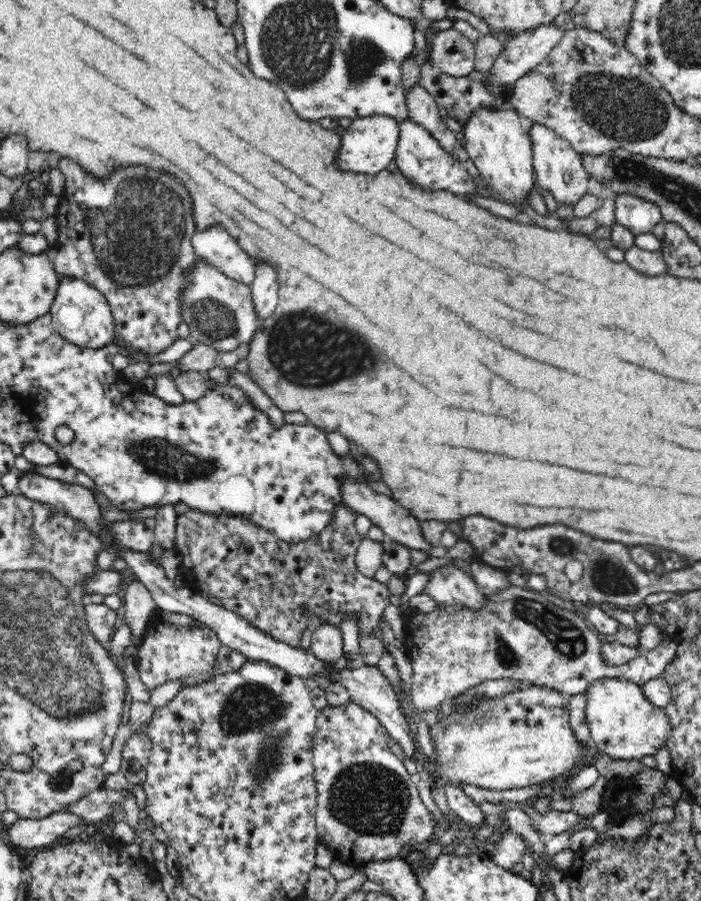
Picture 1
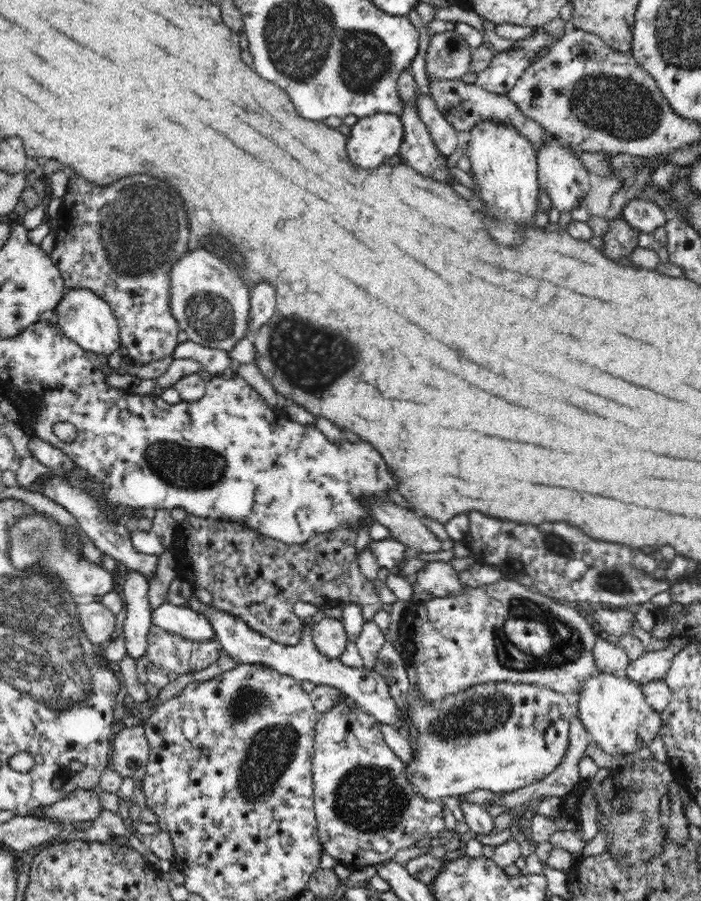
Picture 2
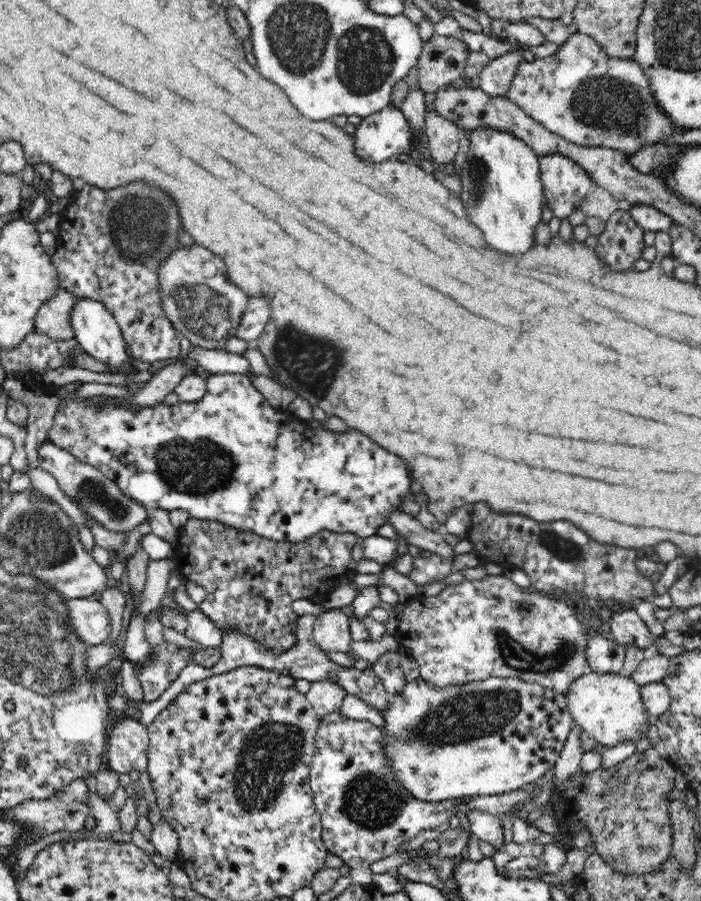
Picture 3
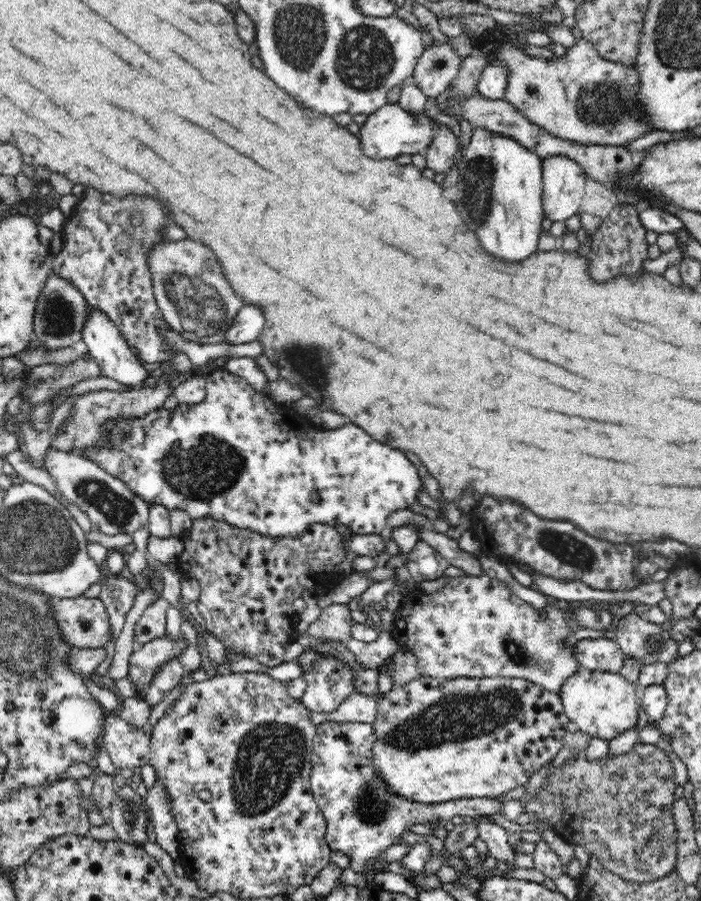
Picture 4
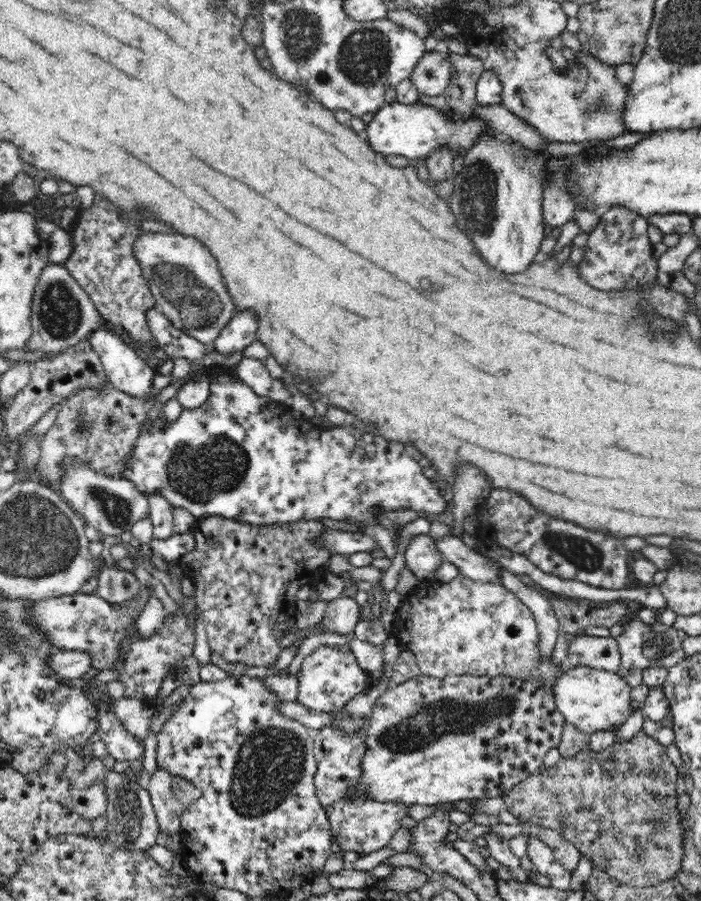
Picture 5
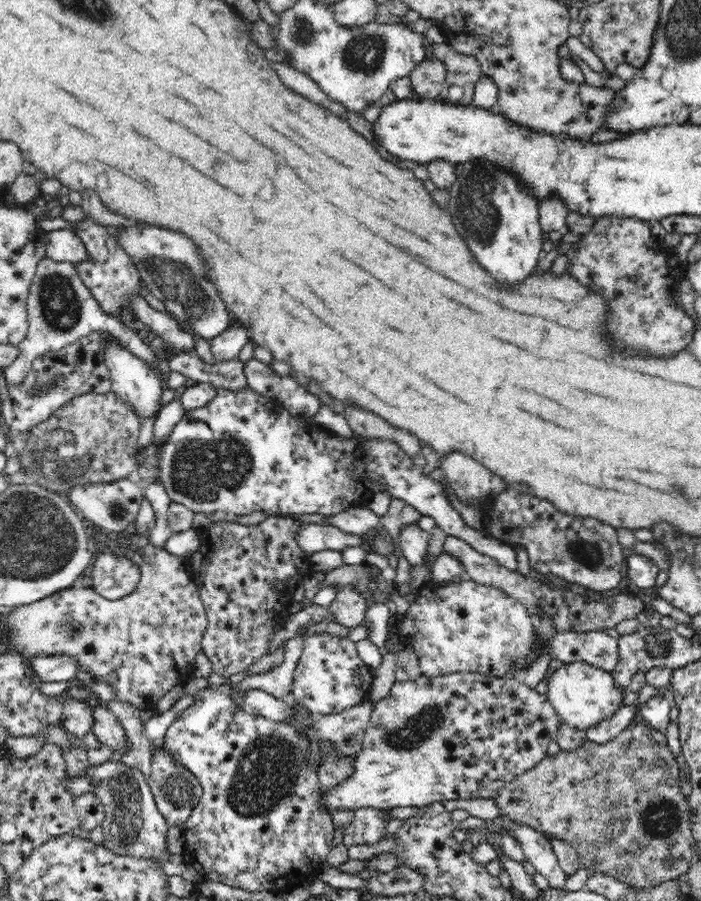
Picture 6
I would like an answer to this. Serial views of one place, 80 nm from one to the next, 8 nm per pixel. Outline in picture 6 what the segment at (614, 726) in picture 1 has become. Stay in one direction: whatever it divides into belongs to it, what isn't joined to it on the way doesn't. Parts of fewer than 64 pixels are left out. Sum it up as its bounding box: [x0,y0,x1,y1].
[546,662,624,731]

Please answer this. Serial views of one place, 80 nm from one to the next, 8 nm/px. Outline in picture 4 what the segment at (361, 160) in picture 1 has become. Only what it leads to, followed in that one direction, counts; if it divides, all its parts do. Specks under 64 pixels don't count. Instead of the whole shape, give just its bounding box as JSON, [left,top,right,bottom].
[359,102,434,160]

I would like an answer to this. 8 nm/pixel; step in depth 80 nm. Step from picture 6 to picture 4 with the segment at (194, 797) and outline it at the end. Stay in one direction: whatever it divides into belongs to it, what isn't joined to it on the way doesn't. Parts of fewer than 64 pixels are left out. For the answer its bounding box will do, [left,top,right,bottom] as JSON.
[146,782,181,860]

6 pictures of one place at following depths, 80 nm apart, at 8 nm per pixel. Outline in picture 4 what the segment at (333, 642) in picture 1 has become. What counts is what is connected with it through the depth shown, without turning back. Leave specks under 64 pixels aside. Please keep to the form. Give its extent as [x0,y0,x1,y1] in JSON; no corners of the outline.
[307,604,353,644]

